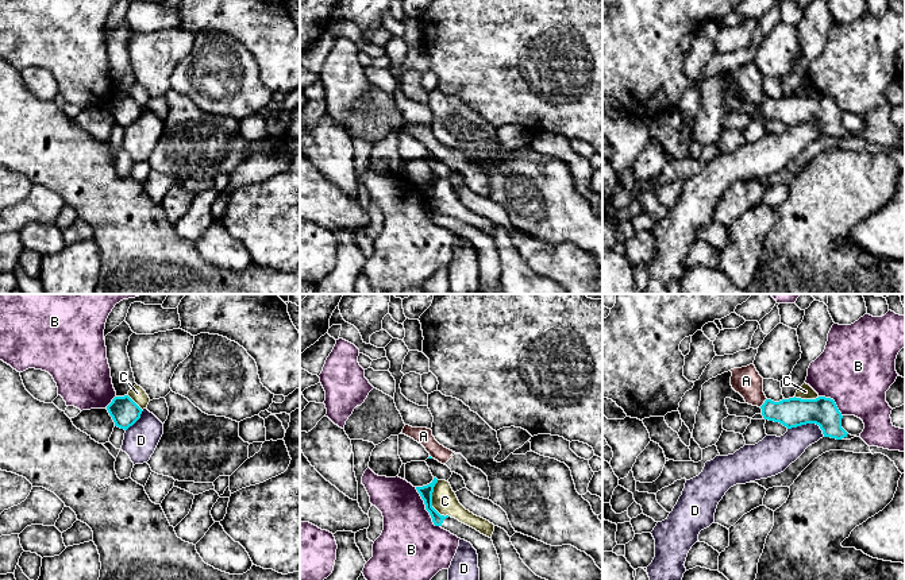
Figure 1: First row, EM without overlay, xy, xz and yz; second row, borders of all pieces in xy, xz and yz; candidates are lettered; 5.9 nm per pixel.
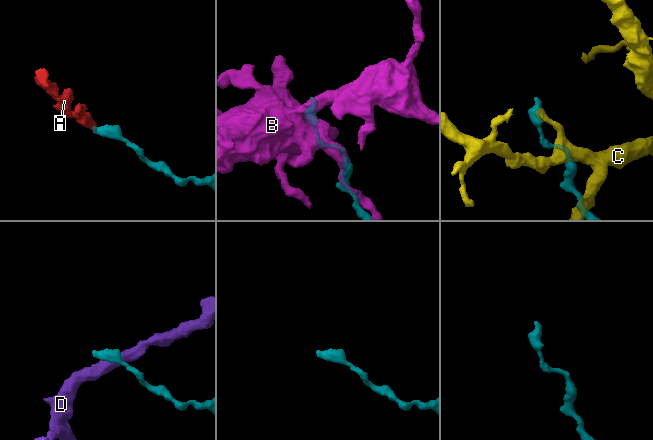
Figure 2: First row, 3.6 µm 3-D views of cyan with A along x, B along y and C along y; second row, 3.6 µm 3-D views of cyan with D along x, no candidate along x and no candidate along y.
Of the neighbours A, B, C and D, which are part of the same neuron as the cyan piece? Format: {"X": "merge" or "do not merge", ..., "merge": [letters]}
{"A": "do not merge", "B": "do not merge", "C": "do not merge", "D": "do not merge", "merge": []}

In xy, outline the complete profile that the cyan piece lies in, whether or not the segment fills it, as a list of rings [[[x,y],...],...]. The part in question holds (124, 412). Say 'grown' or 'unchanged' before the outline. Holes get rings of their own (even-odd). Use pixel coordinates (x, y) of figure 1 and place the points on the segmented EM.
unchanged; [[[128,395],[115,397],[107,406],[107,410],[112,417],[115,426],[124,430],[132,426],[143,411]]]

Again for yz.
unchanged; [[[789,398],[779,402],[766,399],[760,406],[765,419],[779,422],[787,429],[816,424],[824,437],[842,440],[847,432],[842,428],[842,413],[831,398],[816,399]]]

